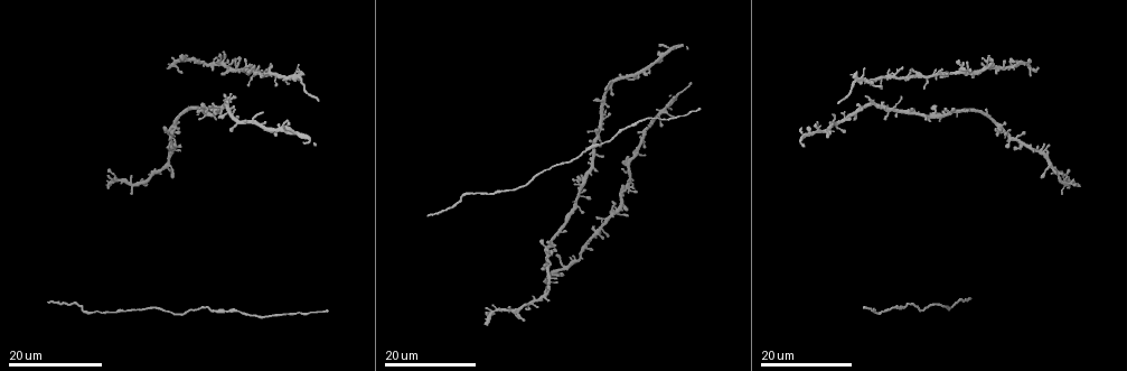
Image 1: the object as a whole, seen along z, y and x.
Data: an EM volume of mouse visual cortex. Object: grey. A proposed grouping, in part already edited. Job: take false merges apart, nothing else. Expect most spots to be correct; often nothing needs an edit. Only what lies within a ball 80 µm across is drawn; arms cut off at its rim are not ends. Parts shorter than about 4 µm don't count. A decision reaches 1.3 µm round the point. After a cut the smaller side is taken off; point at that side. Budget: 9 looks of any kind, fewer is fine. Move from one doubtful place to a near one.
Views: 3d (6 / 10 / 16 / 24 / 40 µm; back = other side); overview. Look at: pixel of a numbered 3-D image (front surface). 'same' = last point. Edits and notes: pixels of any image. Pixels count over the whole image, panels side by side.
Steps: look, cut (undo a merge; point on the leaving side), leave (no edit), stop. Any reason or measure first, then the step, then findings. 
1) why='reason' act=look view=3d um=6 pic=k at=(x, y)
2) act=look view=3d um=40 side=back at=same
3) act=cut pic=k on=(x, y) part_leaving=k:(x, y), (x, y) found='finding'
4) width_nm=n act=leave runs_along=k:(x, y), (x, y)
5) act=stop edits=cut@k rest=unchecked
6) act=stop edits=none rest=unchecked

why='four arms meet' act=look view=3d um=16 pic=1 at=(610, 213)

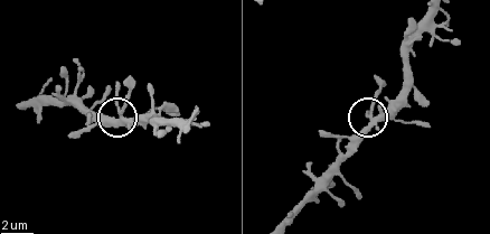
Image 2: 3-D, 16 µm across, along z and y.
why='zoom in' act=look view=3d um=10 pic=2 at=(121, 115)

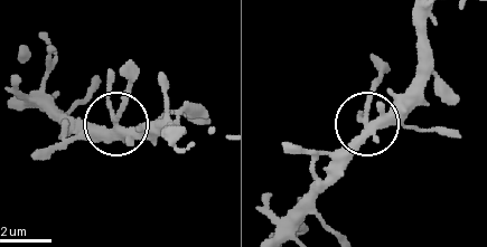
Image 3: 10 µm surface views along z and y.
why='other side' act=look view=3d um=10 side=back pic=3 at=(369, 126)

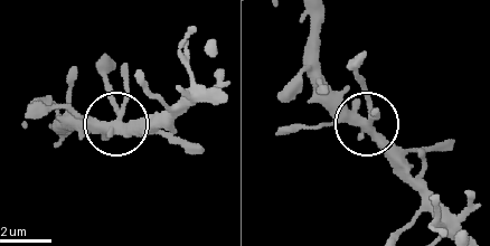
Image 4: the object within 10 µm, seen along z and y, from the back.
act=leave found='continuous, no second neuron'

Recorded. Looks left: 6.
why='three arms meet' act=look view=3d um=24 pic=1 at=(629, 172)

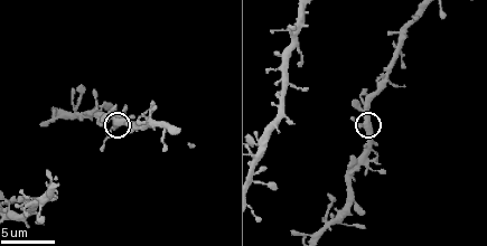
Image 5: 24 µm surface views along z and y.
act=look view=3d um=6 pic=5 at=(368, 125)

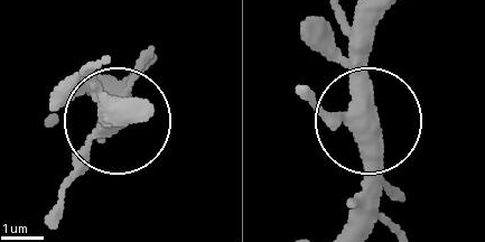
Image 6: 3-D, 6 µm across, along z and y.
width_nm=390 act=leave found='all the same neuron'

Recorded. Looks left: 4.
why='three-way junction' act=look view=3d um=10 pic=5 at=(289, 85)

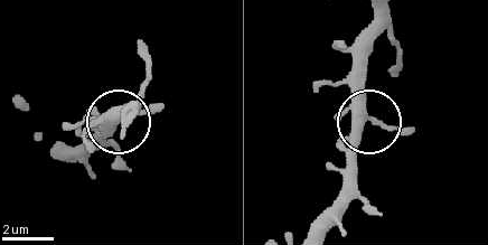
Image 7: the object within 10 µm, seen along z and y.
arms=3 act=leave found='all the same neuron'

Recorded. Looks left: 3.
why='thick turns thin' act=look view=3d um=24 pic=1 at=(123, 310)

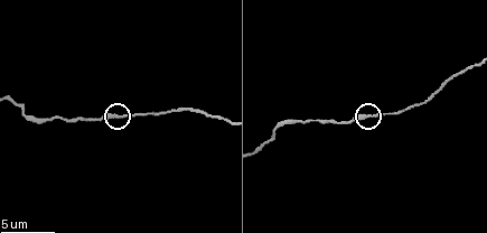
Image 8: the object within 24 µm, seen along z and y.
act=look view=3d um=10 pic=8 at=(118, 115)

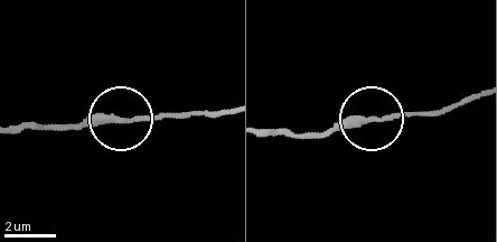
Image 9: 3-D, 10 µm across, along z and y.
act=leave found='one neuron here'

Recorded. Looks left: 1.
act=stop edits=none rest=unchecked

